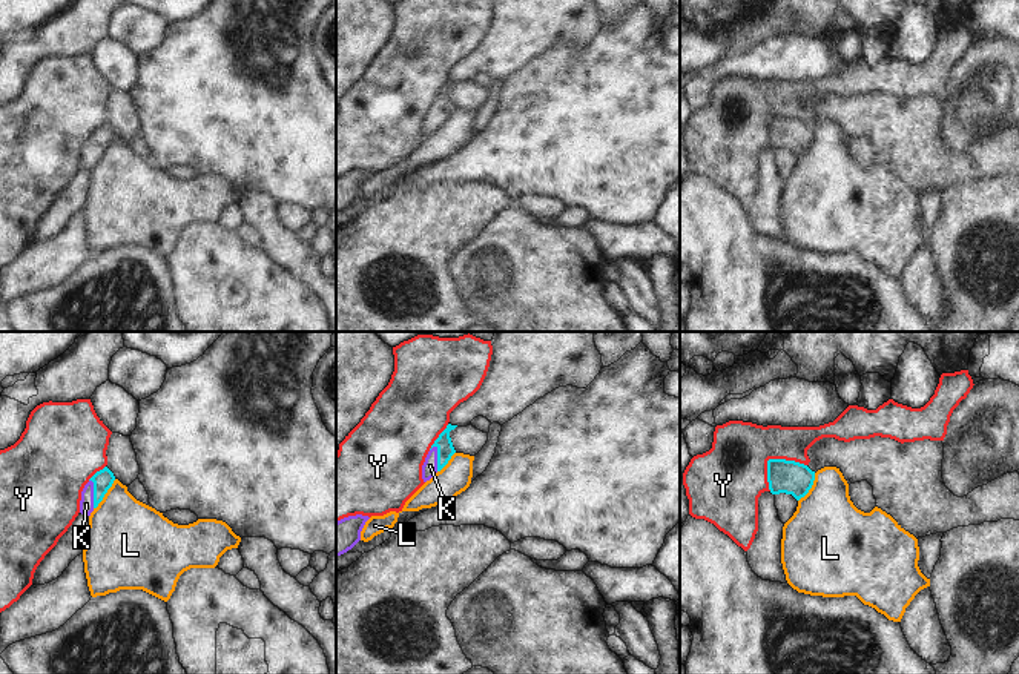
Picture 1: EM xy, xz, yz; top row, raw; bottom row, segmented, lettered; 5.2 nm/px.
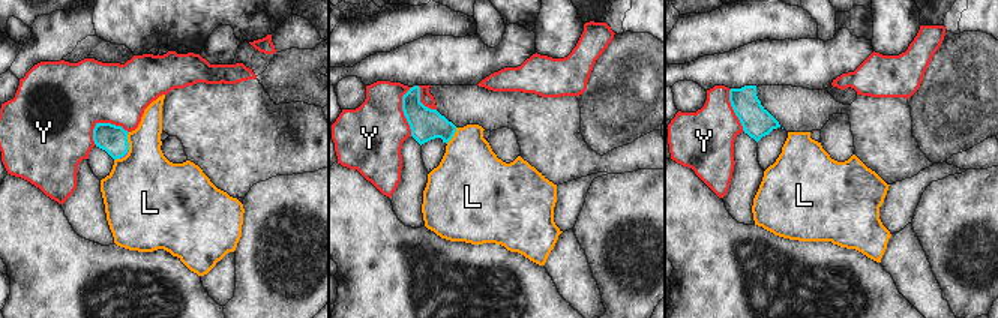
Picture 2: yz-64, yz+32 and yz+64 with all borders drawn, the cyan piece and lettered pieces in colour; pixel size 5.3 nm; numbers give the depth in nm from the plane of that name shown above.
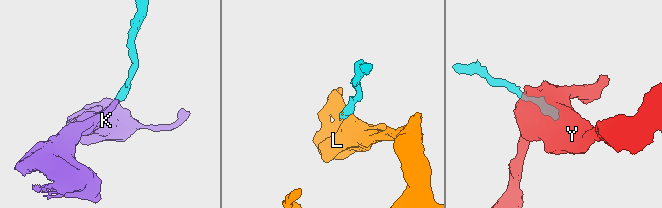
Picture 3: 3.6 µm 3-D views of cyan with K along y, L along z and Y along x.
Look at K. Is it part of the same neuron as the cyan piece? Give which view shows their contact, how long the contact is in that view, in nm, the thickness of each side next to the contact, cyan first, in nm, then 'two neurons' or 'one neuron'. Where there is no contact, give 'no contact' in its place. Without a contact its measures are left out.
contact in xz; length 140 nm; calibres 90 and 80 nm; one neuron

